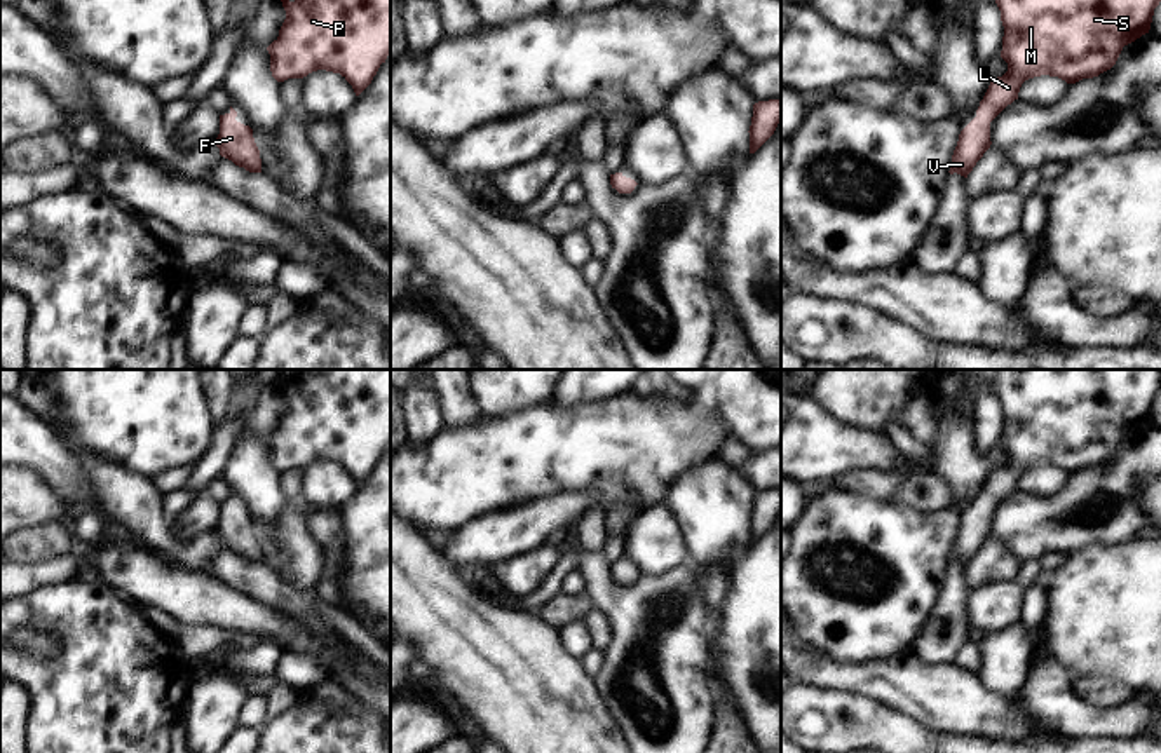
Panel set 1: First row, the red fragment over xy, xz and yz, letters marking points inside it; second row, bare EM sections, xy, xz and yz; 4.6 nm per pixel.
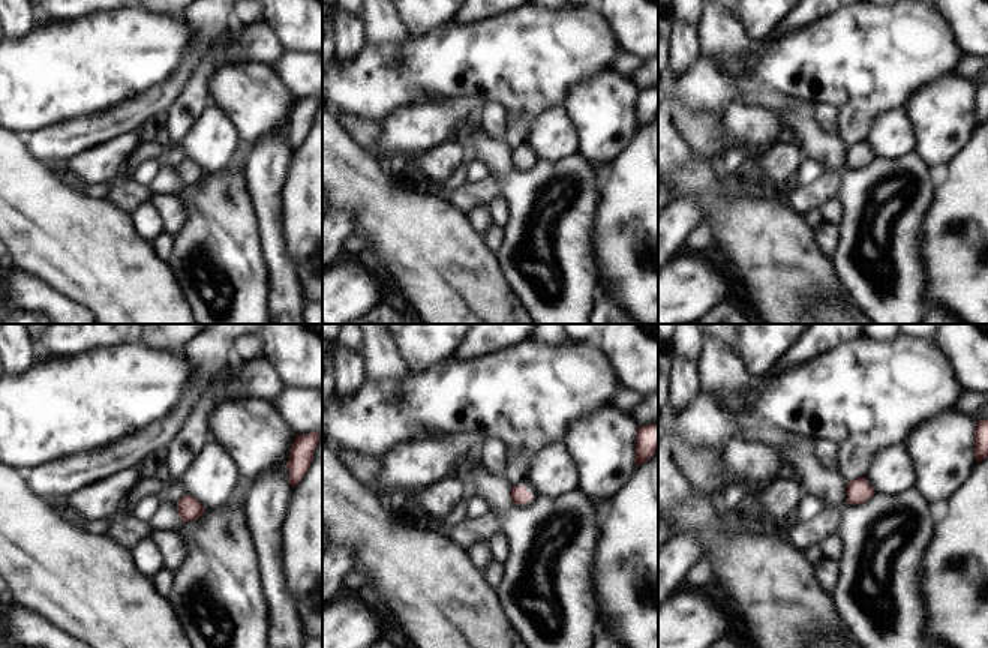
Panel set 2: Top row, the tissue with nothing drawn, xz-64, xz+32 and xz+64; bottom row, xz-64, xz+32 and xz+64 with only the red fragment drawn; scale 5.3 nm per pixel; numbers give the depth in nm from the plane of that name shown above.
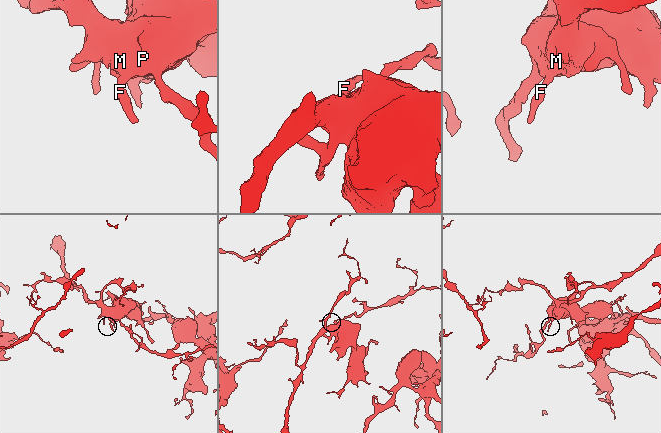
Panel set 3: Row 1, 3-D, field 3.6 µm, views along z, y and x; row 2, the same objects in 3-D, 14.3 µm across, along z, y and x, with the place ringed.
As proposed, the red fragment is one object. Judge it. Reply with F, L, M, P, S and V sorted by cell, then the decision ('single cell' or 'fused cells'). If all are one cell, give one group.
F L M P S V | single cell

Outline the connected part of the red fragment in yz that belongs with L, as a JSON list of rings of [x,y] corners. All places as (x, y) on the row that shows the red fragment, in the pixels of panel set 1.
[[[995,0],[1004,26],[1001,58],[1008,63],[1002,77],[990,80],[976,117],[961,131],[950,162],[950,174],[964,178],[990,148],[990,122],[1015,99],[1025,80],[1049,75],[1076,84],[1110,70],[1123,47],[1149,33],[1154,9],[1161,0]]]

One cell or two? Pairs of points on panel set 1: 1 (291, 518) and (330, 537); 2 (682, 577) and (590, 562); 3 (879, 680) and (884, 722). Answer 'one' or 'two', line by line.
1: two
2: one
3: two

